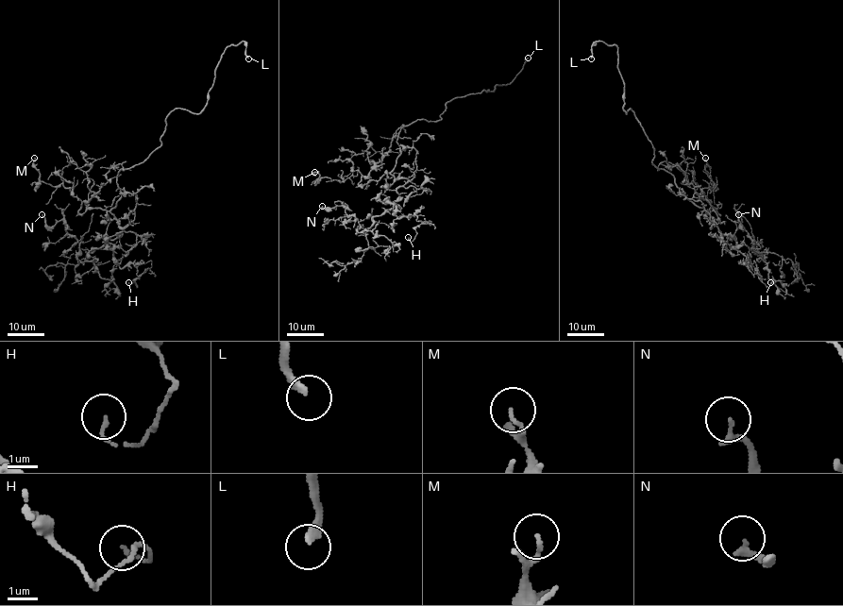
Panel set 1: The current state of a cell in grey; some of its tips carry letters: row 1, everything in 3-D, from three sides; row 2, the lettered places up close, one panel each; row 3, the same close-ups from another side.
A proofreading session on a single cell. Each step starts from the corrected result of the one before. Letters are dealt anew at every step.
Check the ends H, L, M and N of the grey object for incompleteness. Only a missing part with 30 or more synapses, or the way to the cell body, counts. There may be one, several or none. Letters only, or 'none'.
L

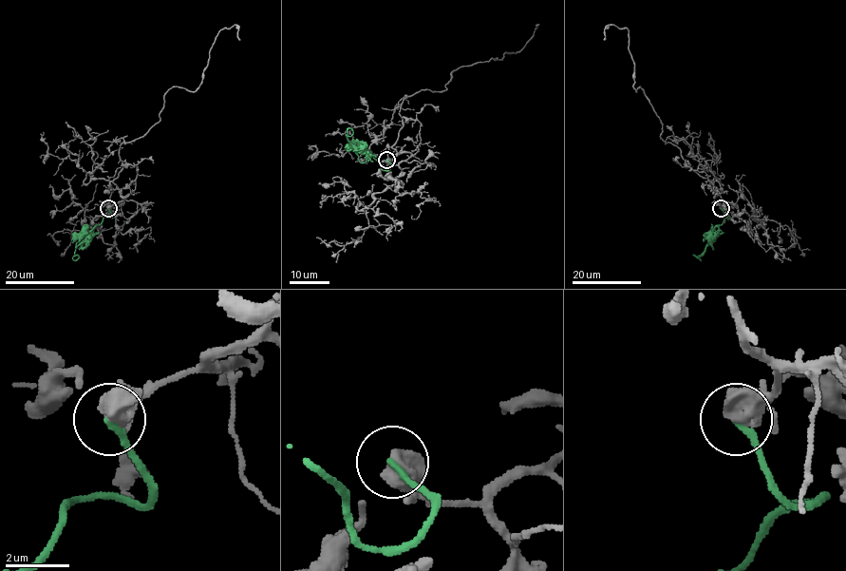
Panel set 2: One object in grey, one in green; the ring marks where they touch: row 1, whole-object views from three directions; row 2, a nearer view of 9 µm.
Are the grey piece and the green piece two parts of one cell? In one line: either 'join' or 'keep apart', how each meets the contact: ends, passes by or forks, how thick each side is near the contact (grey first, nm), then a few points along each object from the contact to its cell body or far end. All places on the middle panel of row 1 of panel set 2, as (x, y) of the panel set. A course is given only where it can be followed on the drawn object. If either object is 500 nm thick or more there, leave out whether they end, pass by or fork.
keep apart | 750/220 nm | grey via (386, 160), (399, 164), (410, 155), (392, 147), (406, 97), (445, 90), (461, 66), (518, 51), (539, 24) | green via (386, 160), (391, 164), (389, 169), (383, 169), (377, 160), (360, 153), (348, 142), (347, 130), (353, 131)

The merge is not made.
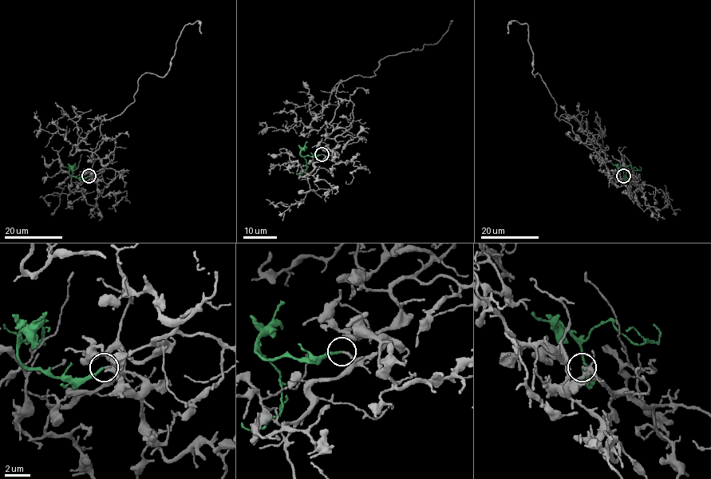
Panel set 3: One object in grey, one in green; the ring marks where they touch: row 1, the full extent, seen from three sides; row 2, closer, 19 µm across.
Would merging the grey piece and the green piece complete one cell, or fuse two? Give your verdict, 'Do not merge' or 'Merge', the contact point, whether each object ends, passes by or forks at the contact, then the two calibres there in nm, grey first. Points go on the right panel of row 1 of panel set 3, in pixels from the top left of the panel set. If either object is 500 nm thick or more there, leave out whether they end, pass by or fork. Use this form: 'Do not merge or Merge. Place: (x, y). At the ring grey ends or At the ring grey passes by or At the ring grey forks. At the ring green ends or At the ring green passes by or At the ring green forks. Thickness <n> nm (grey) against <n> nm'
Merge. Place: (623, 176). At the ring grey passes by. At the ring green ends. Thickness 140 nm (grey) against 190 nm

